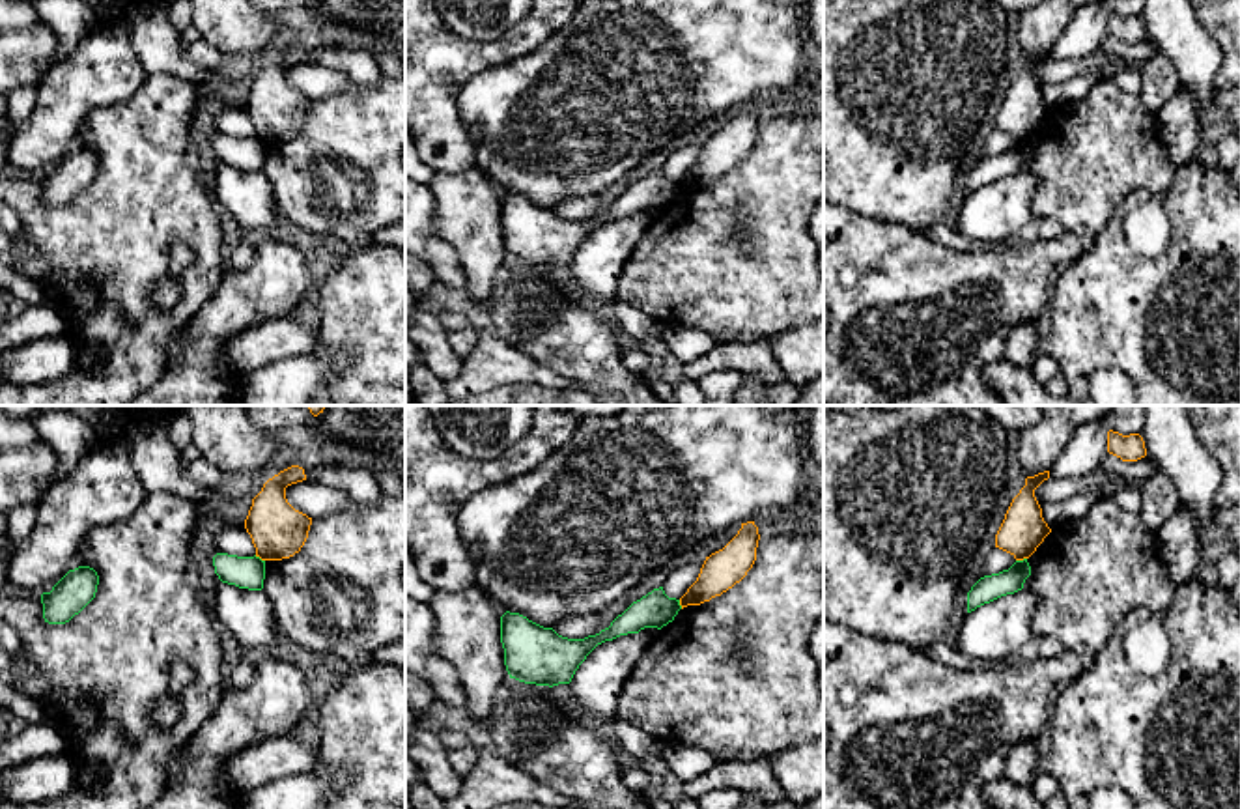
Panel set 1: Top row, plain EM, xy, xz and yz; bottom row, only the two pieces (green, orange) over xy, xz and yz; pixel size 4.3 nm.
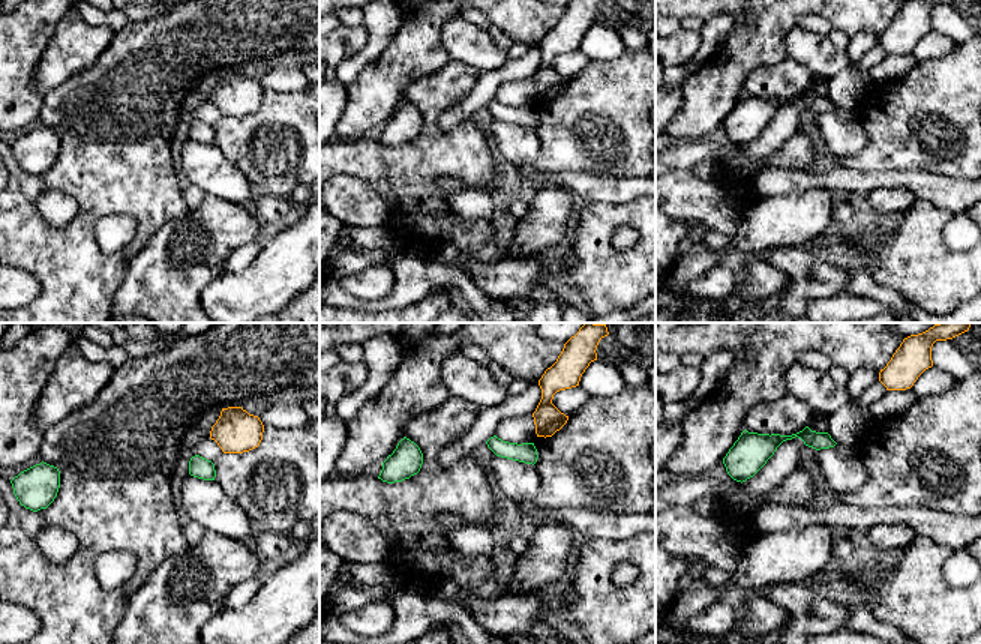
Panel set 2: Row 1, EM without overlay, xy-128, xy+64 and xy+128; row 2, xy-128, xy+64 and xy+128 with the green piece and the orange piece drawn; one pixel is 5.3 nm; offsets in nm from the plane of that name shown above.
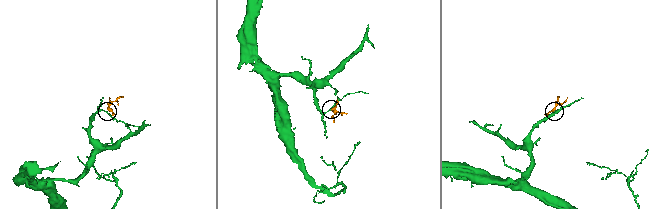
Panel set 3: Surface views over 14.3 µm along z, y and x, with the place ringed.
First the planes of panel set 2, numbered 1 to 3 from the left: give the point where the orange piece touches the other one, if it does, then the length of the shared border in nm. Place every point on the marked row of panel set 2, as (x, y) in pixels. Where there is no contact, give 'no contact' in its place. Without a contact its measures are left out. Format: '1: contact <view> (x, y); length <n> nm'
1: no contact
2: no contact
3: no contact

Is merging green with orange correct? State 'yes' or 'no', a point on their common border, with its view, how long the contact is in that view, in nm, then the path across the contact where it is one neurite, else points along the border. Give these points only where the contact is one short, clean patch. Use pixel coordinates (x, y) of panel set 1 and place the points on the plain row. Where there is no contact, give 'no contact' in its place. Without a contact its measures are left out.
no | yz (1020, 142) | 50 nm | along yz (1026, 139), (1016, 142)

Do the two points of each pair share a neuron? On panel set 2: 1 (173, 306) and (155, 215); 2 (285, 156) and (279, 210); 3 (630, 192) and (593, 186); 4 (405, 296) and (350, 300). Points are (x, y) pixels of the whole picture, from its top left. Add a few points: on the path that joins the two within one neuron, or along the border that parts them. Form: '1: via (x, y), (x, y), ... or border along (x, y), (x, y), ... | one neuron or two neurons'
1: border along (188, 210), (180, 216), (170, 218), (134, 255) | two neurons
2: border along (257, 191), (282, 198) | two neurons
3: via (621, 191), (602, 189) | one neuron
4: via (392, 300), (381, 305), (363, 305) | one neuron

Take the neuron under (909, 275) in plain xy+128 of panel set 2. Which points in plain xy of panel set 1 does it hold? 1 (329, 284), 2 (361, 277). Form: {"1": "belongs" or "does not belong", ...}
{"1": "belongs", "2": "belongs"}

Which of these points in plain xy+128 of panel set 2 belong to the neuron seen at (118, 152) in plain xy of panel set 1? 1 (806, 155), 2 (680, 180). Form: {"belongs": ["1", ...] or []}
{"belongs": ["1"]}

